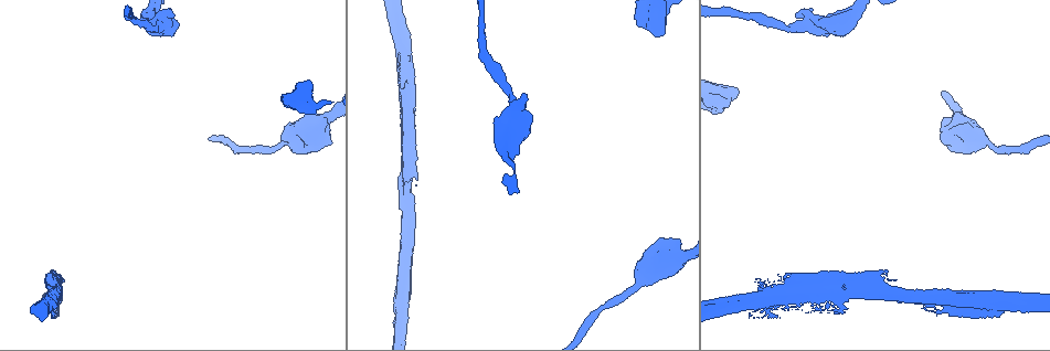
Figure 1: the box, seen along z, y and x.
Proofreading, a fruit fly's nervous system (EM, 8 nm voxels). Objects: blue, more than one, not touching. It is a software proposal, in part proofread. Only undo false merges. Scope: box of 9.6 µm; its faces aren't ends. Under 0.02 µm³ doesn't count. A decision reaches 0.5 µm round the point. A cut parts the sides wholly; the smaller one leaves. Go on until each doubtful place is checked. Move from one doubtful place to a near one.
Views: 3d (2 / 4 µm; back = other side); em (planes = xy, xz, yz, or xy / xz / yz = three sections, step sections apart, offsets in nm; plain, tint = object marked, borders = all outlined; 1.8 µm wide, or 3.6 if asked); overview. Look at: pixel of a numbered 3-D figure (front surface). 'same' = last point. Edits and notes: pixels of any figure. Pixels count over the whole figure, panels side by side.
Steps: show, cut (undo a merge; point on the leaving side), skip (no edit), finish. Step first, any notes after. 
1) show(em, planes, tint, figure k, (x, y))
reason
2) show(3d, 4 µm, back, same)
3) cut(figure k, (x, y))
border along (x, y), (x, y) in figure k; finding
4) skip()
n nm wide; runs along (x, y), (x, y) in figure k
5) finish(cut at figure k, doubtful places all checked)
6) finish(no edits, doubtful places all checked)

show(em, planes, plain, figure 1, (518, 108))
thick turns thin

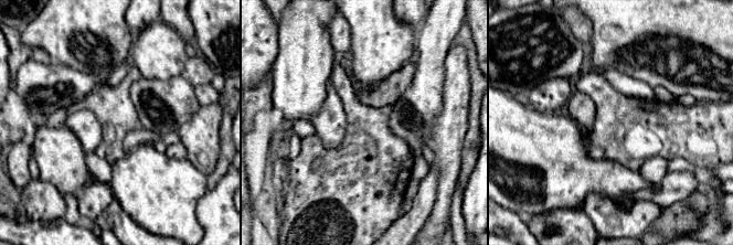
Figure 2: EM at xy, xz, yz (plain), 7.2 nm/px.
show(em, planes, tint, same)

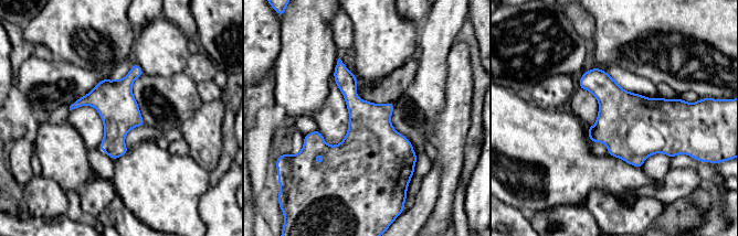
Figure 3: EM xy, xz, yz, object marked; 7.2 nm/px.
skip()
280 nm wide; one cell here

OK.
show(3d, 4 µm, figure 1, (153, 13))
sudden change in width

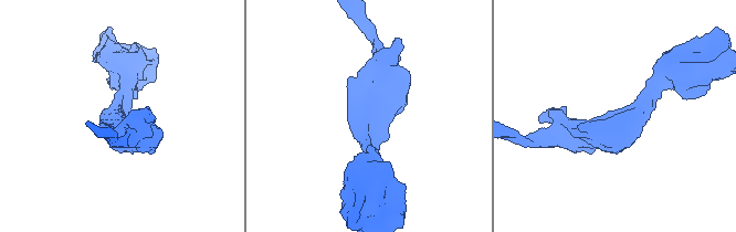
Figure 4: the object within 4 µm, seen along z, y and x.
show(em, 3.6 µm, planes, tint, figure 4, (367, 131))

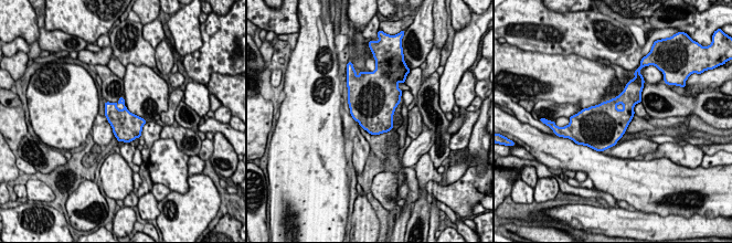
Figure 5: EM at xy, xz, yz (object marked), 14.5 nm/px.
skip()
one cell here

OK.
show(3d, 4 µm, back, figure 1, (411, 105))
three-way junction

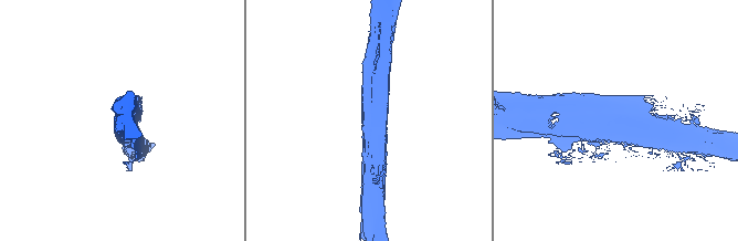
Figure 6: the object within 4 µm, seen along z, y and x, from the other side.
show(em, xz, step 8, tint, figure 6, (616, 120))
now the EM

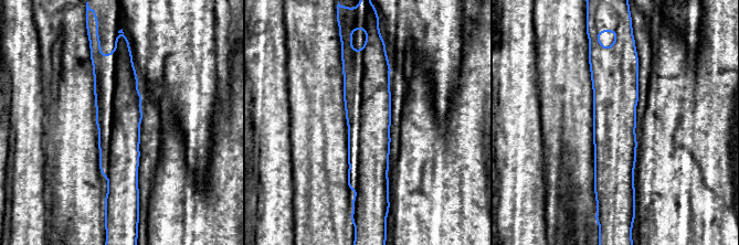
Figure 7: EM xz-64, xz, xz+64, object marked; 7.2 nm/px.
show(em, planes, tint, same)
cut it another way

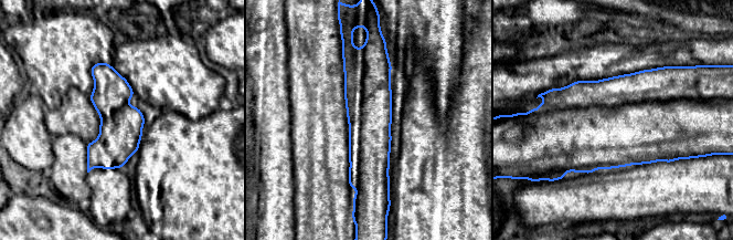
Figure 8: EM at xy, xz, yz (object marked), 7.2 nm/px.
skip()
320 nm wide; runs along (363, 54), (374, 187) in figure 8; one cell here

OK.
show(em, xy, step 16, tint, figure 1, (409, 152))
touches itself

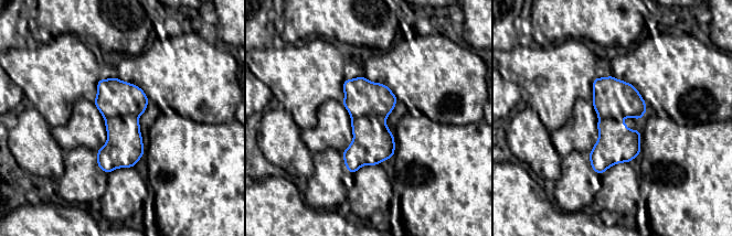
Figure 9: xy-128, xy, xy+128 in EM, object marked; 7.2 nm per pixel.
skip()
one cell here

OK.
finish(no edits, doubtful places all checked)

